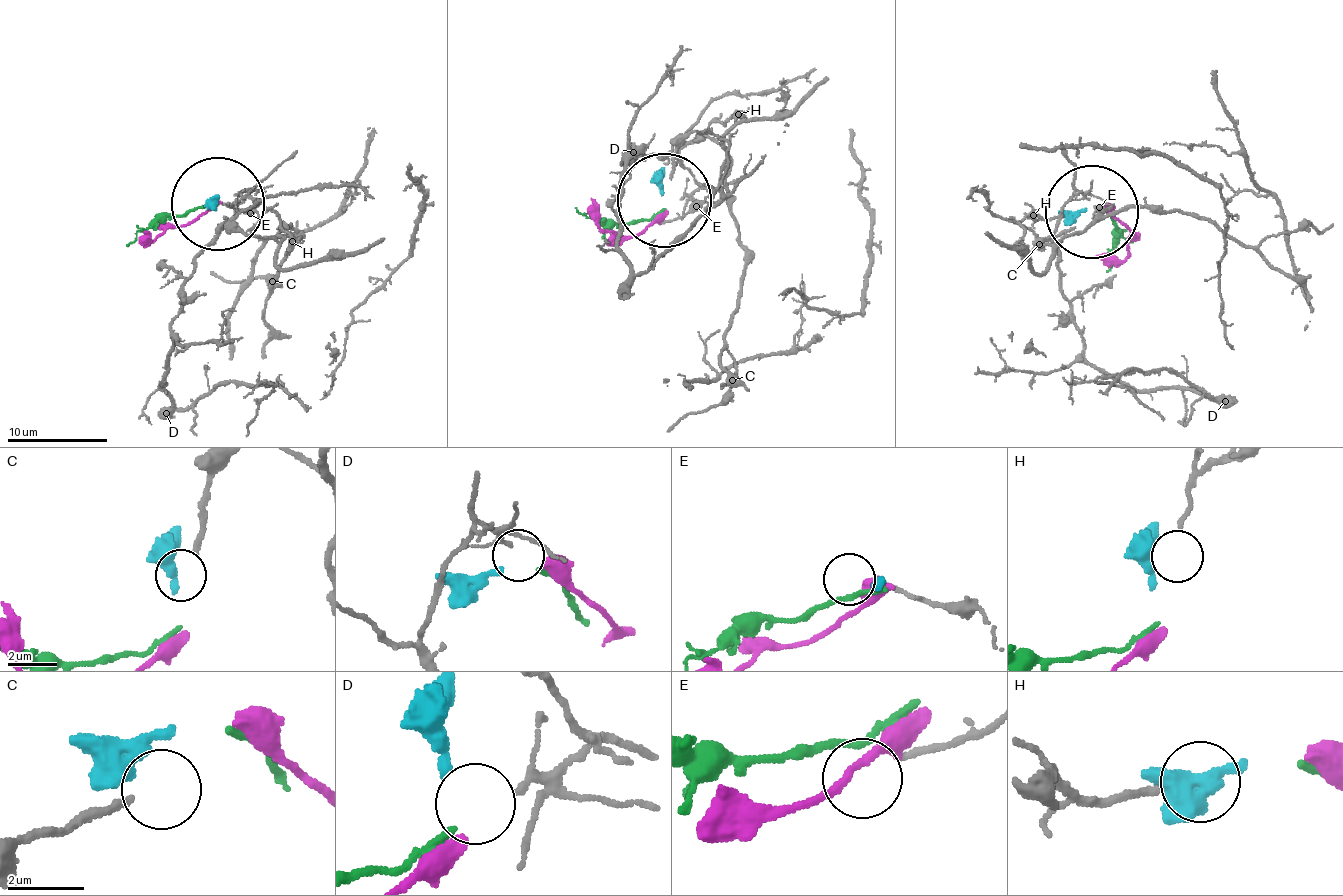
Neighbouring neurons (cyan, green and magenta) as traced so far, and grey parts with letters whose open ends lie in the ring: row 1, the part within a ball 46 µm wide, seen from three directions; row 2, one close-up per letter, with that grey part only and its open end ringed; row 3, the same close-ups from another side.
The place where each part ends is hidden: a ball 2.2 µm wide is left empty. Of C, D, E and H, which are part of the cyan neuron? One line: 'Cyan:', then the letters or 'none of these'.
Cyan: none of these

